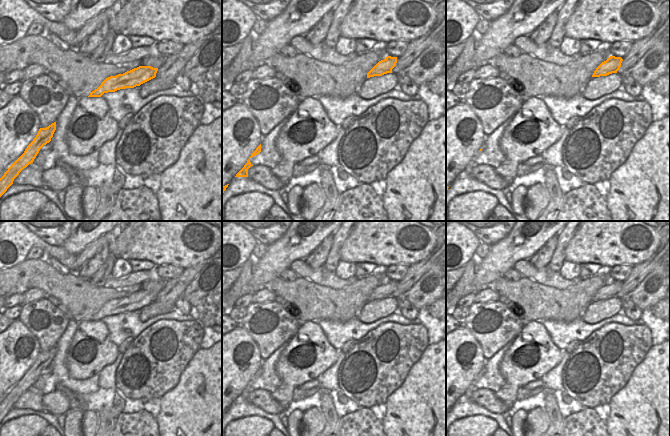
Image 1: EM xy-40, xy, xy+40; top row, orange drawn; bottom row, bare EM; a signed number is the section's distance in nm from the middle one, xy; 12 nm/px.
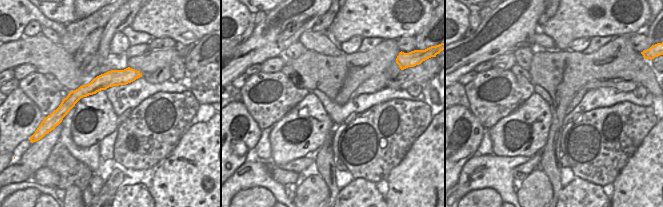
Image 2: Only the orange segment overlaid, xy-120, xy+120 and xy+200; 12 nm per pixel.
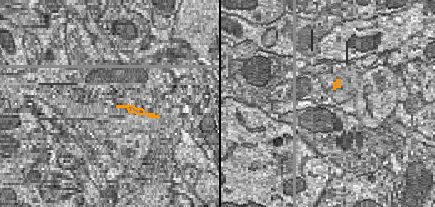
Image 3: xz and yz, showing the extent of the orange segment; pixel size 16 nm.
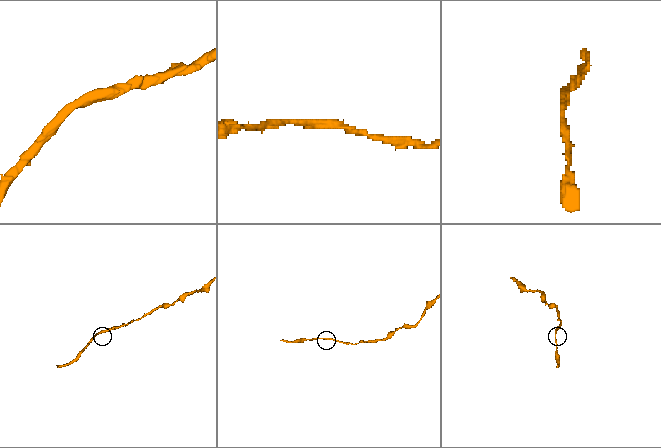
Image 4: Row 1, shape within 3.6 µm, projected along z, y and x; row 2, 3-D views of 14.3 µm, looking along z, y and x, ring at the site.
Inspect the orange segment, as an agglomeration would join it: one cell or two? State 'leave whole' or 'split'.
leave whole

